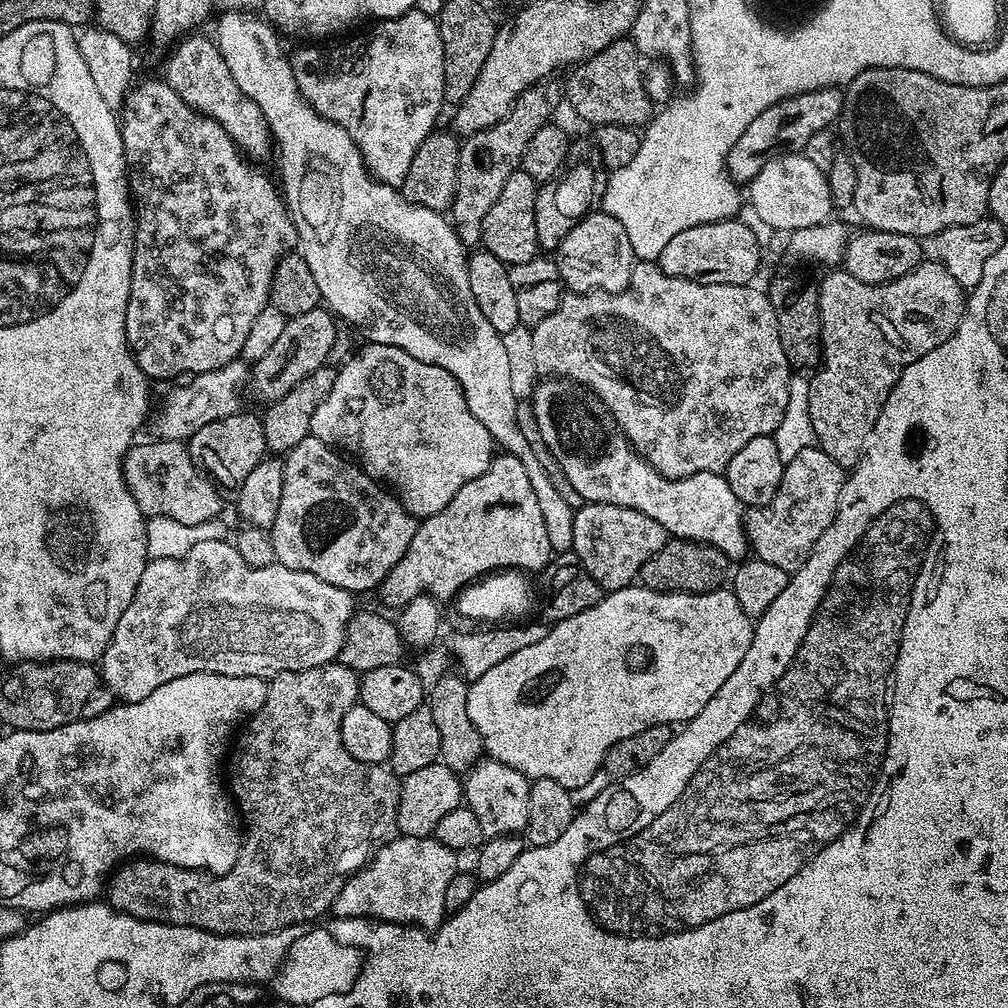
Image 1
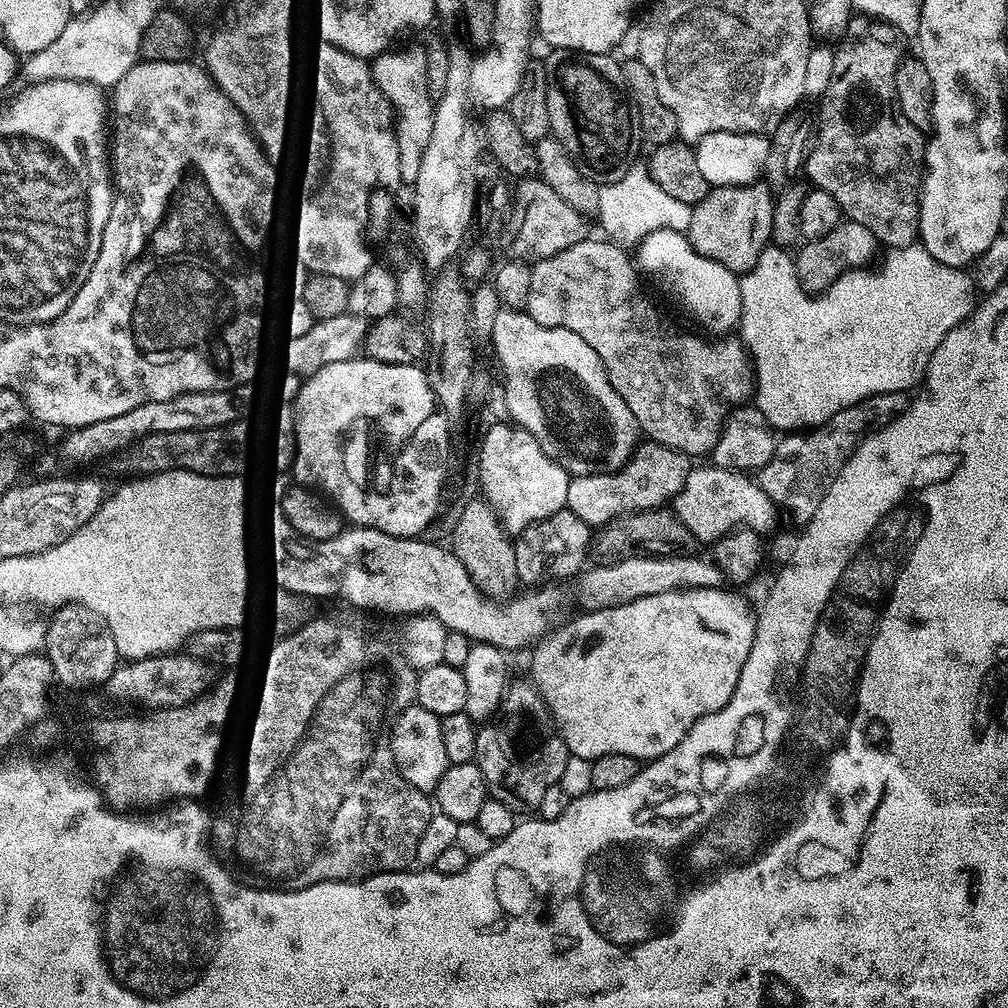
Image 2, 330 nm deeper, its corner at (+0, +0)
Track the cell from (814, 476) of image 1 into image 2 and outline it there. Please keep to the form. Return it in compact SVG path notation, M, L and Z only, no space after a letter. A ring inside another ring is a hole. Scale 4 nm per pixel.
M693 467L691 474L689 474L686 480L684 491L674 501L676 517L690 529L697 541L704 542L704 539L708 539L709 542L715 542L720 537L743 528L750 532L767 534L776 524L778 505L775 501L760 488L759 483L753 477L752 480L748 477L751 475L745 474L740 470L733 470L731 467L728 468Z

